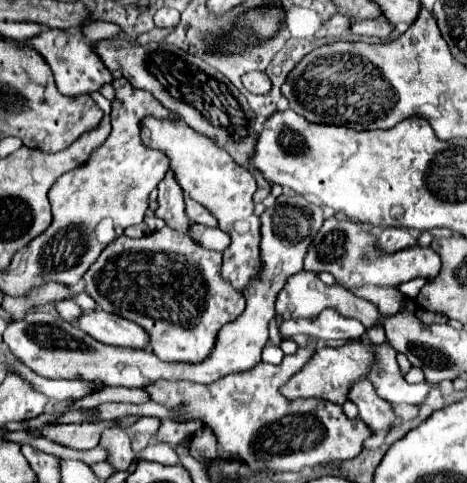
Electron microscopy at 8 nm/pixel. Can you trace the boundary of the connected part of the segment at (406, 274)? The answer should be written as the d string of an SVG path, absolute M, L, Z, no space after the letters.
M328 218L324 220L318 236L314 236L312 244L308 246L308 254L304 258L304 270L308 272L330 272L344 288L374 284L374 286L398 286L412 278L434 278L440 272L440 256L432 248L406 248L390 256L380 256L374 252L374 238L362 230L352 220L338 220Z

